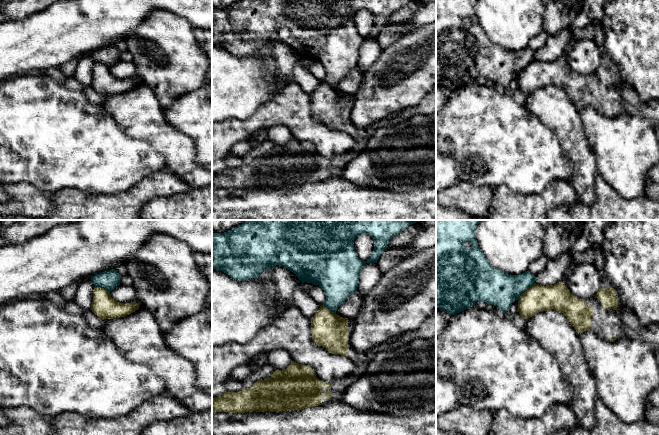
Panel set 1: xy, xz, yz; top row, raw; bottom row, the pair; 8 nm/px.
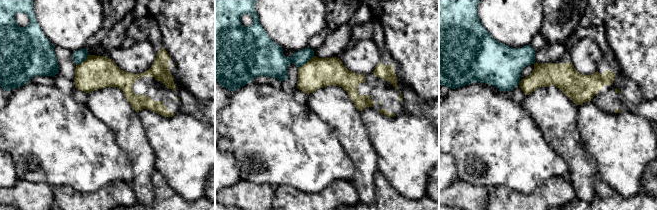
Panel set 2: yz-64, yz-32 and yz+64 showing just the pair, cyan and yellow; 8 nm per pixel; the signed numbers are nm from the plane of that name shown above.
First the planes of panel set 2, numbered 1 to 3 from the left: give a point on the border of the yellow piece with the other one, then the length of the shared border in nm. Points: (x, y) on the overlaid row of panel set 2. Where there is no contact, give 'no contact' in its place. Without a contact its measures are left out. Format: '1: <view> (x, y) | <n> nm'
1: yz-64 (83, 60) | 140 nm
2: yz-32 (305, 63) | 170 nm
3: yz+64 (519, 82) | 30 nm

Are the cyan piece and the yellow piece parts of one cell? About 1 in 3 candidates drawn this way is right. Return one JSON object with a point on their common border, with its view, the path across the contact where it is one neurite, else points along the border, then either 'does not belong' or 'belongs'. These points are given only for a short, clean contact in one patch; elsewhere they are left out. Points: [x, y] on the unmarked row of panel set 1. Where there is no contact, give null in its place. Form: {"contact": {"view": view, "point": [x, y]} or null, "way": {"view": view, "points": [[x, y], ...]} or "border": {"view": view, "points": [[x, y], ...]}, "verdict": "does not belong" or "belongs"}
{"contact": {"view": "yz", "point": [524, 67]}, "border": {"view": "yz", "points": [[534, 58], [520, 72], [518, 77]]}, "verdict": "does not belong"}

